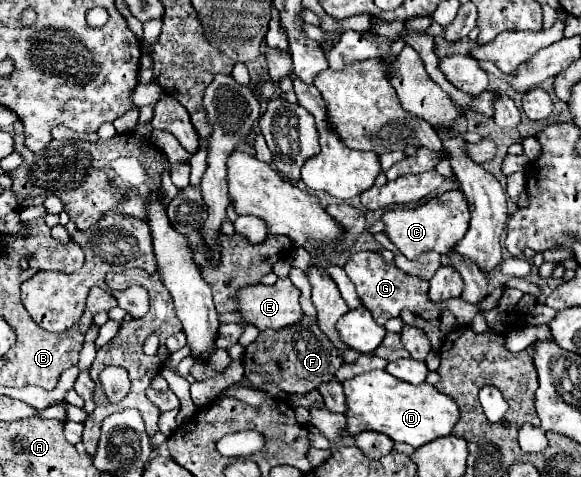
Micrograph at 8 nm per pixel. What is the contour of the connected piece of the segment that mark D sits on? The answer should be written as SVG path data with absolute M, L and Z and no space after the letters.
M370 371L344 381L342 387L348 401L346 417L350 435L360 431L380 431L392 441L422 447L438 437L452 435L456 423L460 421L460 407L456 401L430 383L410 385L388 375L386 371Z

